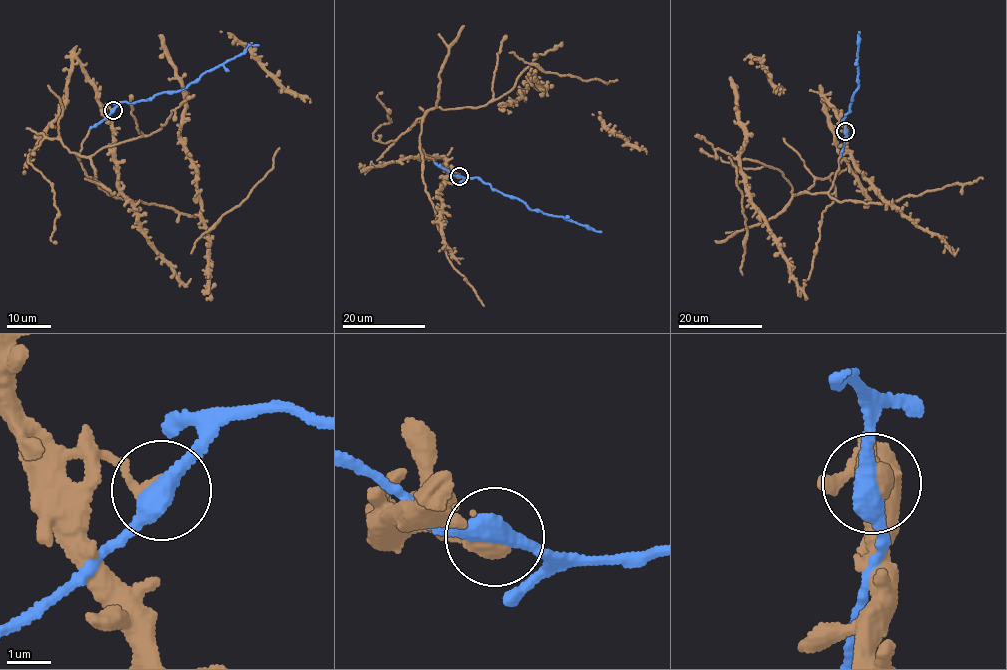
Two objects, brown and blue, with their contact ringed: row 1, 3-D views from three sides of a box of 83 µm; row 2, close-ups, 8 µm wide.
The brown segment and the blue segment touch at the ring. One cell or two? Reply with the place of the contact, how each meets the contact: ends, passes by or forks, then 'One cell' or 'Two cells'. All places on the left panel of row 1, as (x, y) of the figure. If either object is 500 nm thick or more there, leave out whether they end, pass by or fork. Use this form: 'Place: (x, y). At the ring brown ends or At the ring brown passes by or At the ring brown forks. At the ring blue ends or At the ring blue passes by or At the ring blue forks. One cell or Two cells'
Place: (113, 110). At the ring brown ends. At the ring blue passes by. One cell

